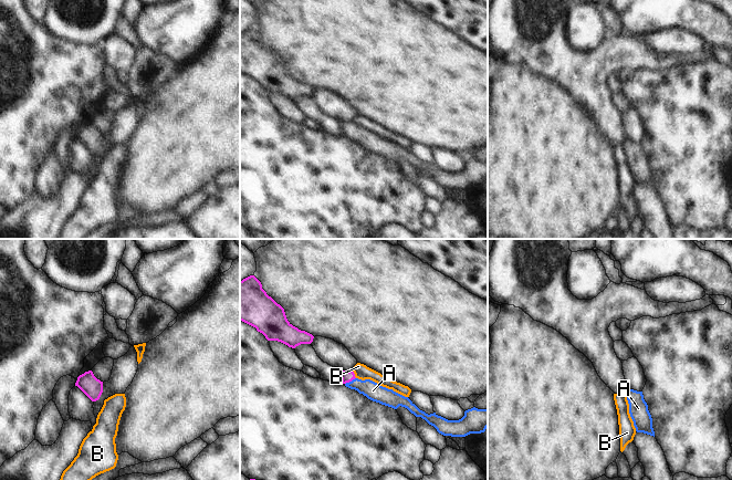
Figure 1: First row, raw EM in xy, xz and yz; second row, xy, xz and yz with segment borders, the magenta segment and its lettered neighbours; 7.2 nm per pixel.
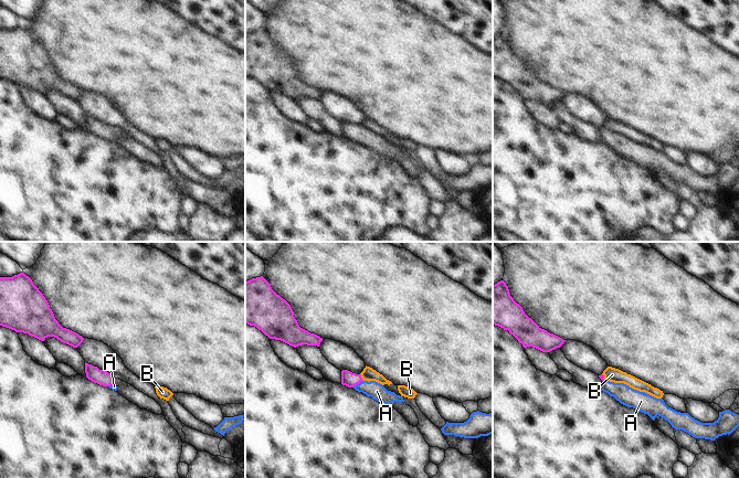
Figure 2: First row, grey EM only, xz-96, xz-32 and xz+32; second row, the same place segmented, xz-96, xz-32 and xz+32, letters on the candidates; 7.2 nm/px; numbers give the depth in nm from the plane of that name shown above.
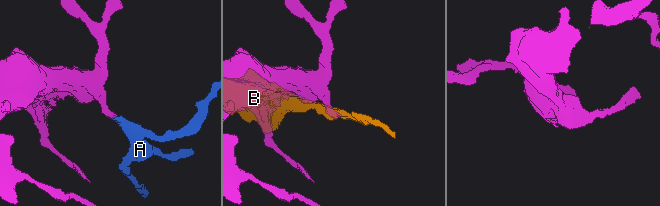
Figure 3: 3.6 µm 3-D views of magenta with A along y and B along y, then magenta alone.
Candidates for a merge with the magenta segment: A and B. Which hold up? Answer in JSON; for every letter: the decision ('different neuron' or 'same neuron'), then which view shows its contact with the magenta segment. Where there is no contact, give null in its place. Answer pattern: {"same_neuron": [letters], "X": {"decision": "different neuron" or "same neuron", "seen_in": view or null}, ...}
{"same_neuron": ["A"], "A": {"decision": "same neuron", "seen_in": "xz"}, "B": {"decision": "different neuron", "seen_in": "xz"}}

